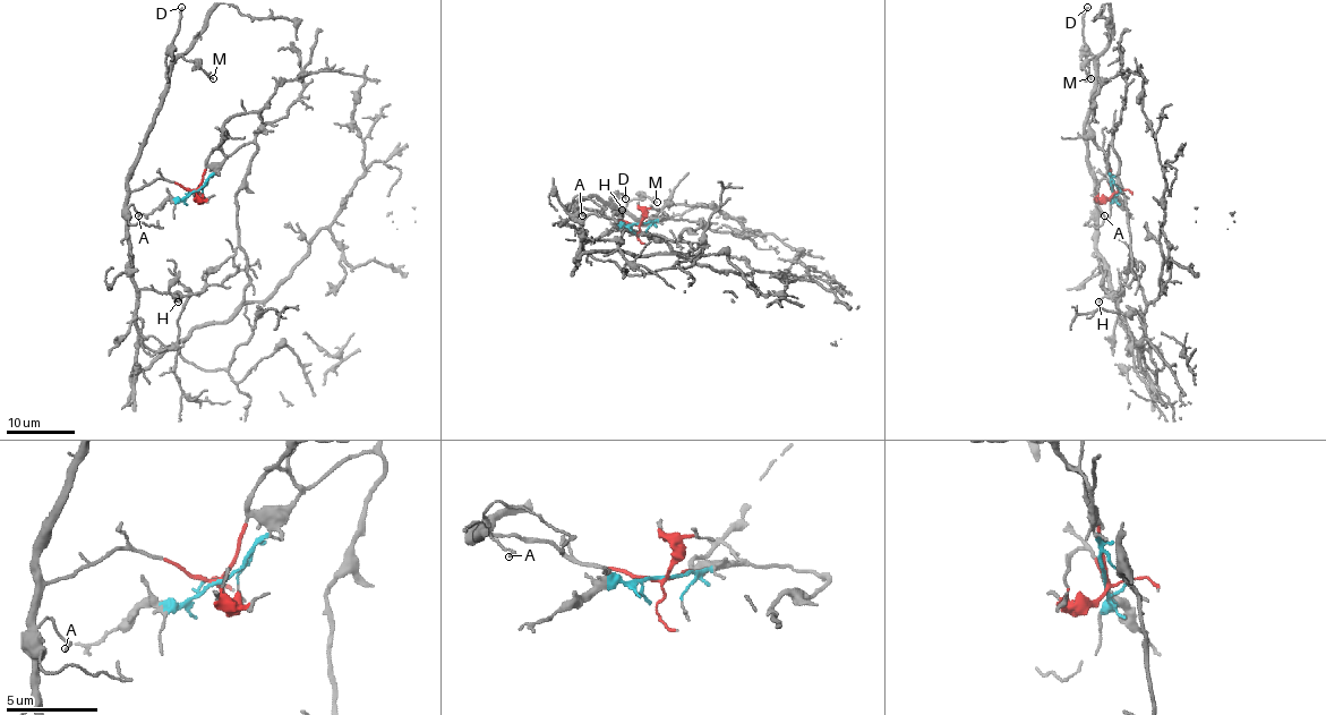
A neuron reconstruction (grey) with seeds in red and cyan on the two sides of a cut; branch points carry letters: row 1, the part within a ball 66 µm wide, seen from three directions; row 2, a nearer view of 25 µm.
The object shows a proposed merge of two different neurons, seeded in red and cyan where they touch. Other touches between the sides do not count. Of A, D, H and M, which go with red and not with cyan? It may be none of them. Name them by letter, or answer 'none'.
A, D, H, M

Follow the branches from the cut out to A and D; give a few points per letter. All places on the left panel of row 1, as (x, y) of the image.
A: (196, 190), (187, 190), (161, 178), (143, 185), (129, 195), (127, 203), (134, 206), (137, 216)
D: (196, 190), (187, 190), (161, 178), (134, 190), (127, 184), (127, 173), (169, 81), (182, 8)

